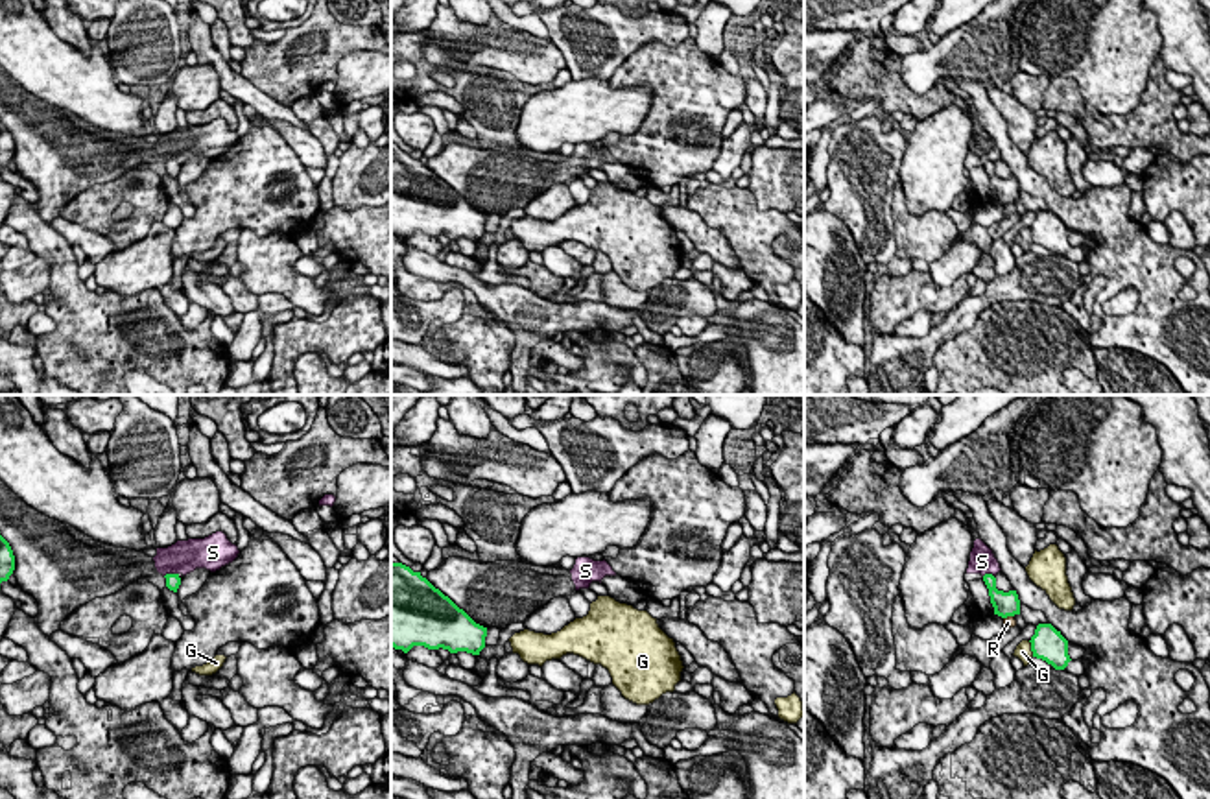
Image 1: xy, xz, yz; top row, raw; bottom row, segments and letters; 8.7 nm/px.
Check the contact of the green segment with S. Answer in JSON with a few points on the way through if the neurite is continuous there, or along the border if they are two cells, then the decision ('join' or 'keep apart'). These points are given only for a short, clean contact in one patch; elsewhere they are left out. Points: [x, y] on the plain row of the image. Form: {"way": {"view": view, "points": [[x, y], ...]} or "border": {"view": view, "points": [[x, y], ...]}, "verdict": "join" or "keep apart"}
{"border": {"view": "xy", "points": [[177, 159], [165, 163]]}, "verdict": "keep apart"}

